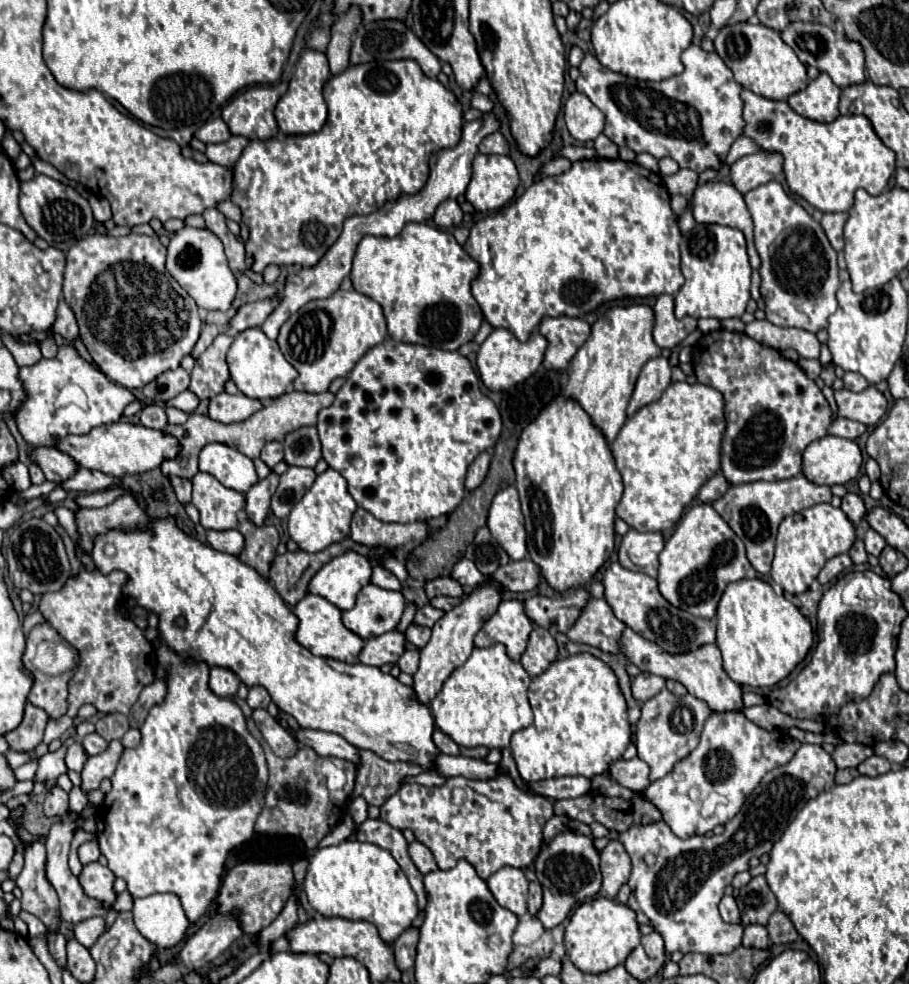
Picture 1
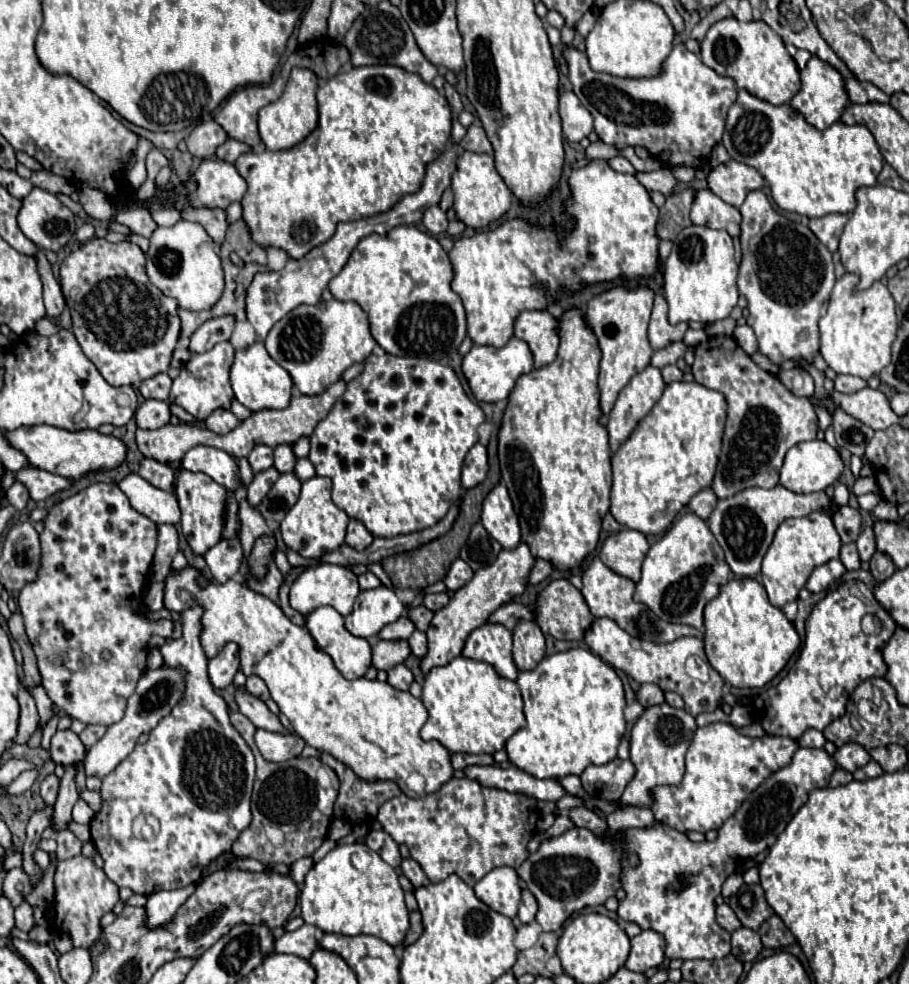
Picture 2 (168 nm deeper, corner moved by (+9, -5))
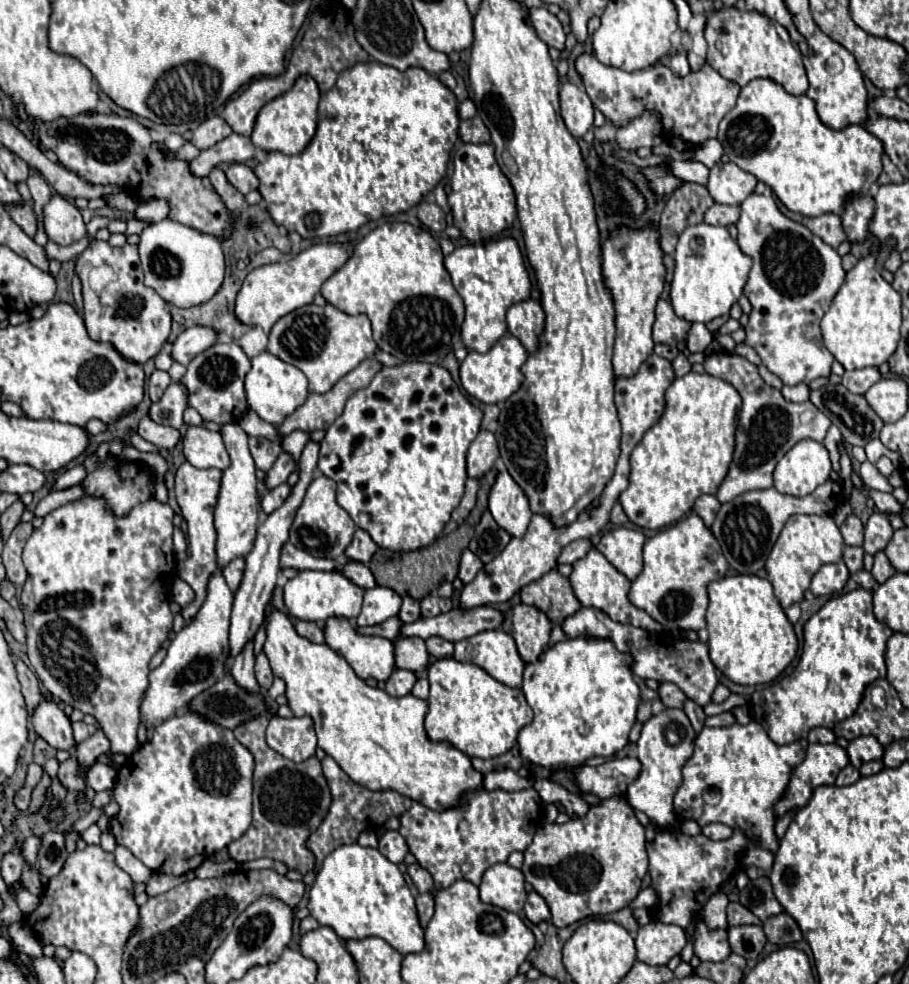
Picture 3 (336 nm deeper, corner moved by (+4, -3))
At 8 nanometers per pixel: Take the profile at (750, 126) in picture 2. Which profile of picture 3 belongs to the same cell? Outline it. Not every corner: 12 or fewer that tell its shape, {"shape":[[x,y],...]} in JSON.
{"shape":[[741,88],[717,140],[803,216],[841,214],[881,174],[865,126],[807,94]]}

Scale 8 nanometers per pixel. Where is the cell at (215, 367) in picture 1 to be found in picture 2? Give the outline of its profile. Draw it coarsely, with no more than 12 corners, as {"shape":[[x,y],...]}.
{"shape":[[234,348],[194,354],[170,402],[198,420],[230,408]]}

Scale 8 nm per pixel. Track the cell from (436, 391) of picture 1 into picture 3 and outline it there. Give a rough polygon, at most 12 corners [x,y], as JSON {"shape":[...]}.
{"shape":[[383,368],[317,468],[393,552],[433,544],[481,430],[451,374]]}

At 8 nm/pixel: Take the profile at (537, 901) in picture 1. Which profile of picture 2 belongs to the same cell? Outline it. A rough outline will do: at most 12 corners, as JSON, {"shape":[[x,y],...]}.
{"shape":[[522,890],[518,918],[532,922],[538,912],[536,898],[530,890]]}

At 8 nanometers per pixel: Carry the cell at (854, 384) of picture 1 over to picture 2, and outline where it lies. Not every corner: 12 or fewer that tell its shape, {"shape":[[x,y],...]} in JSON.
{"shape":[[838,376],[836,390],[854,394],[868,386],[866,380],[856,376]]}

